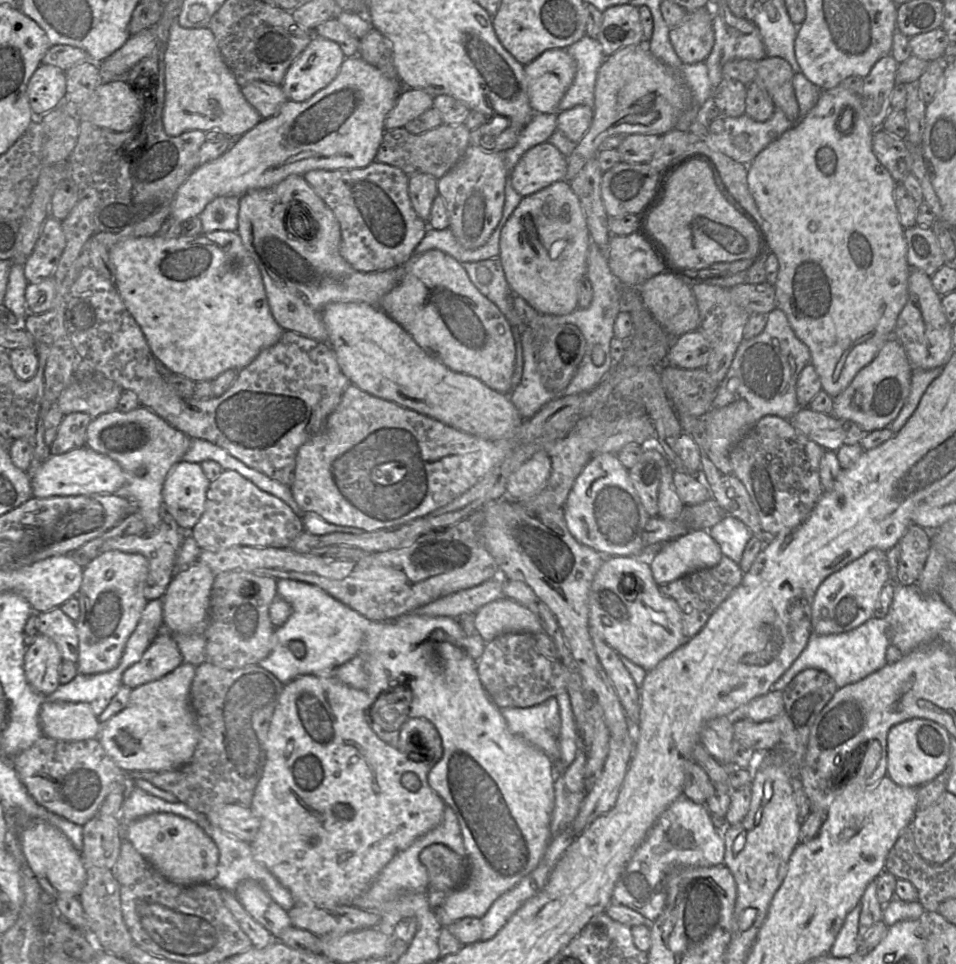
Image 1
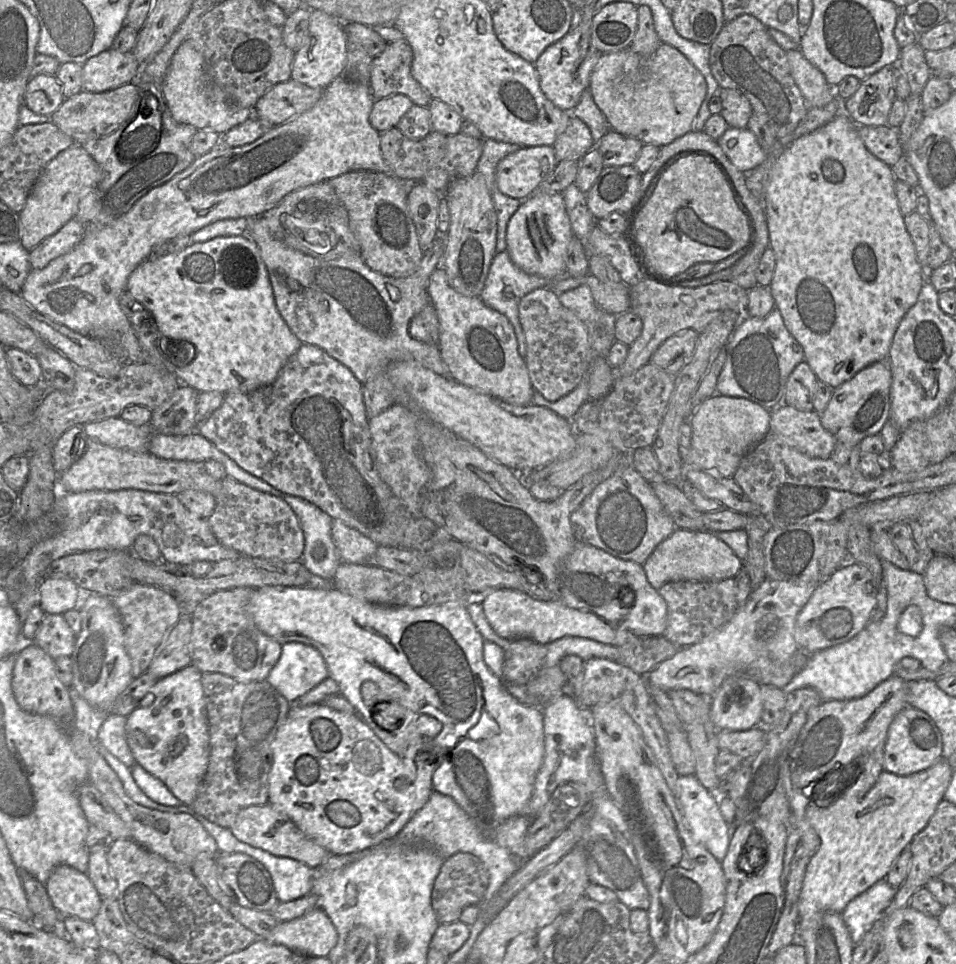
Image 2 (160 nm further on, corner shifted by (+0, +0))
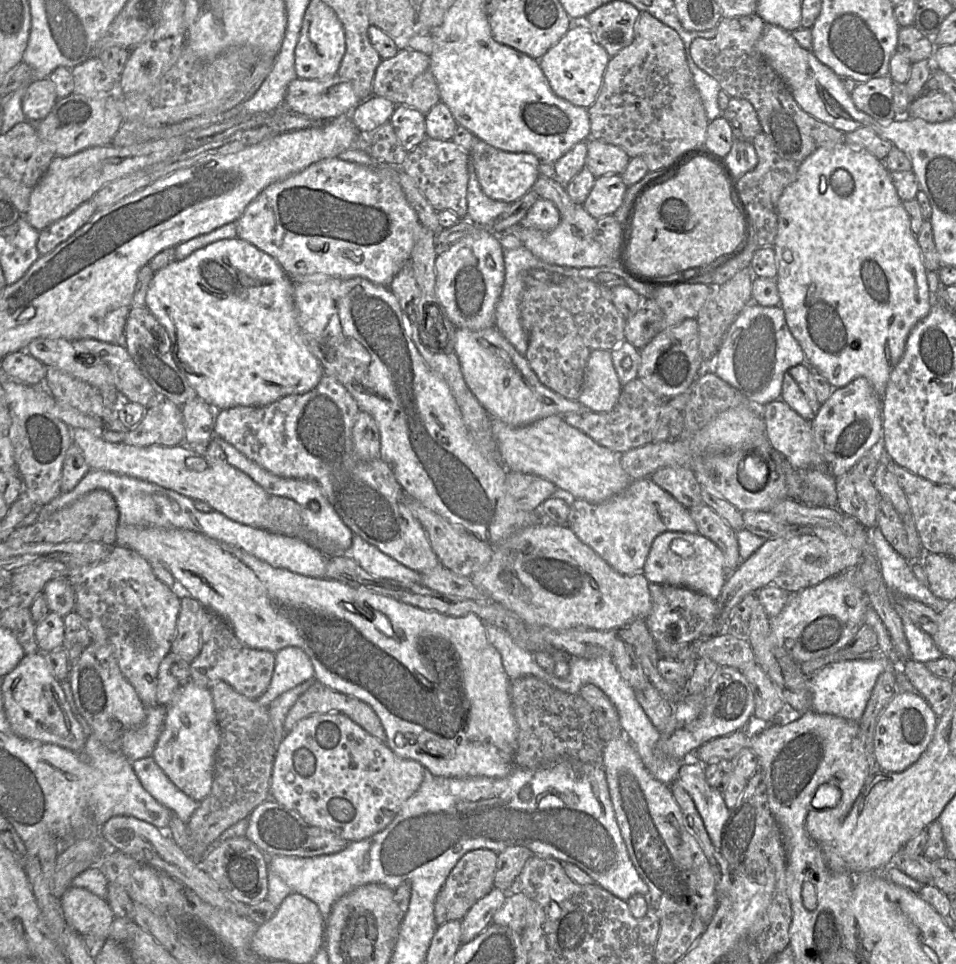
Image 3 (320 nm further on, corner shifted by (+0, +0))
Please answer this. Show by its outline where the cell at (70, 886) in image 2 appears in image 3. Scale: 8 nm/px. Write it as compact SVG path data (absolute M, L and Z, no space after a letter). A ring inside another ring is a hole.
M73 885L59 900L65 921L79 934L108 938L115 916L106 900Z

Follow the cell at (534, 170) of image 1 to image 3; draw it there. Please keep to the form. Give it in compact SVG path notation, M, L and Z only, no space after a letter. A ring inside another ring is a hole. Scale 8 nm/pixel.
M476 136L471 151L467 153L473 162L483 193L493 200L507 203L518 200L532 189L533 184L540 175L540 161L535 155L502 151L478 139Z

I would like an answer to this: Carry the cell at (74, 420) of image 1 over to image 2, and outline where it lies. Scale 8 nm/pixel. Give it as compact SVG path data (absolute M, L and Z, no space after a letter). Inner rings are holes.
M73 426L53 443L53 462L58 475L84 453L87 439L83 426Z

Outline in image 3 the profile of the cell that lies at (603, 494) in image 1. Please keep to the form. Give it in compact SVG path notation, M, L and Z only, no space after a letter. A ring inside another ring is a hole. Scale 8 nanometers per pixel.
M645 477L632 481L621 493L602 503L575 499L566 526L613 569L624 575L643 572L654 539L667 531L698 533L689 509Z

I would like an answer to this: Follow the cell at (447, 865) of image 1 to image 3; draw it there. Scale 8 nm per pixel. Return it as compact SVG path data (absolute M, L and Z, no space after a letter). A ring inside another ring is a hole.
M476 849L464 854L449 873L439 890L434 918L437 926L452 920L462 920L469 909L493 888L497 853L487 849Z

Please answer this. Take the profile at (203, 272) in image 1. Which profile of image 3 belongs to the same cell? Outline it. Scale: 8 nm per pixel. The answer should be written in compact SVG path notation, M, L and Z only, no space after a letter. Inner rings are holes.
M235 237L213 242L194 251L185 259L174 260L155 272L146 294L145 306L166 330L170 338L173 359L197 393L197 397L210 405L216 413L236 406L267 406L285 396L307 393L320 382L324 370L319 360L309 351L304 340L297 321L293 289L293 280L273 257L249 242Z

